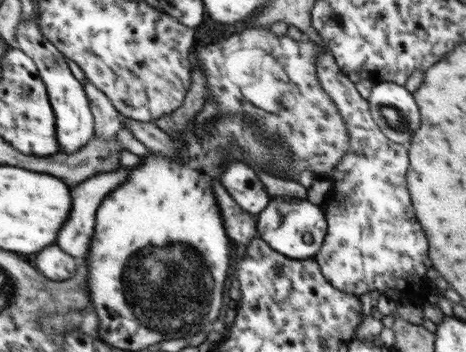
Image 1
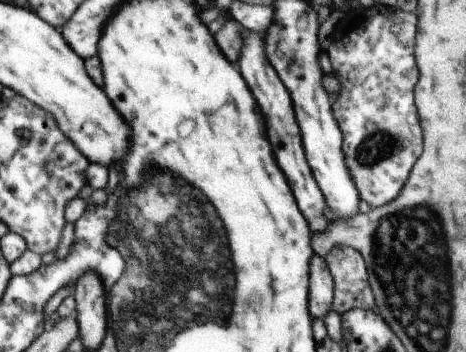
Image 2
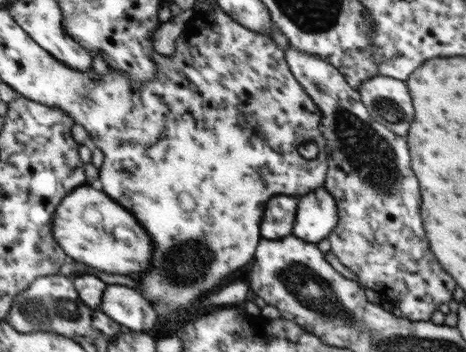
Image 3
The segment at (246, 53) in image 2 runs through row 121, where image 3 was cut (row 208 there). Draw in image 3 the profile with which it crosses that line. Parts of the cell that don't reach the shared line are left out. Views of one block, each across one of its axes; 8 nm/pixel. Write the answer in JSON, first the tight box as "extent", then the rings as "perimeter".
{"extent":[261,196,297,238],"perimeter":[[[277,196],[273,198],[273,202],[269,202],[269,210],[265,210],[265,222],[261,222],[261,234],[265,234],[265,238],[285,238],[293,232],[293,222],[297,216],[297,198],[295,196]]]}

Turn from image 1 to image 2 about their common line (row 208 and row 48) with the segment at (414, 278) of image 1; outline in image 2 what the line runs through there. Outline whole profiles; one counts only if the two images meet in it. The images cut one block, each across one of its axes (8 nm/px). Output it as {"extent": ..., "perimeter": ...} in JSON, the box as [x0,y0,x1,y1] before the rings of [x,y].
{"extent":[325,2,421,208],"perimeter":[[[377,2],[375,6],[365,8],[363,14],[355,18],[355,22],[343,22],[343,26],[337,24],[325,48],[333,74],[339,82],[339,94],[337,100],[331,104],[331,110],[343,134],[341,150],[345,156],[345,166],[353,176],[361,200],[365,200],[371,208],[381,208],[393,202],[403,182],[407,180],[413,162],[421,154],[421,126],[417,110],[413,106],[413,88],[417,82],[417,64],[413,56],[415,34],[417,14],[409,14],[397,8],[385,8]]]}

